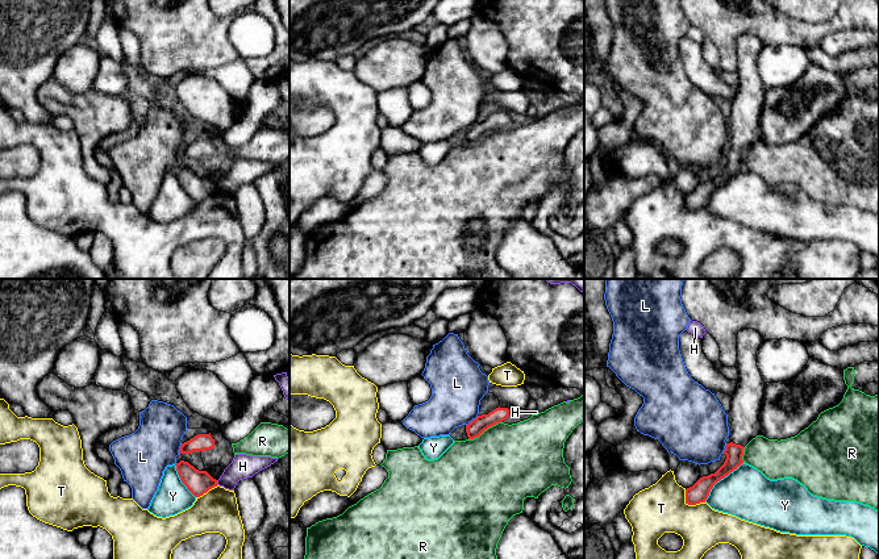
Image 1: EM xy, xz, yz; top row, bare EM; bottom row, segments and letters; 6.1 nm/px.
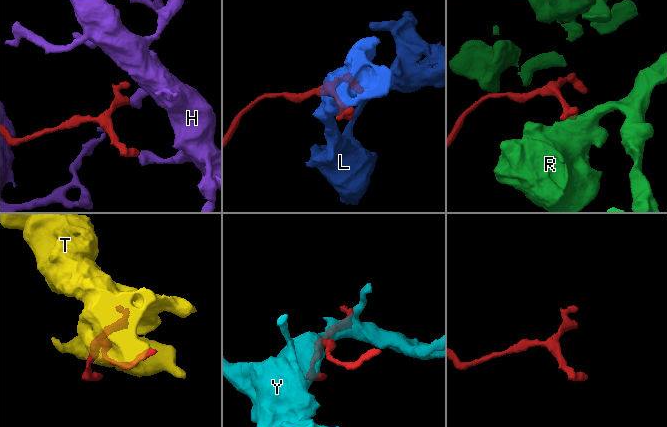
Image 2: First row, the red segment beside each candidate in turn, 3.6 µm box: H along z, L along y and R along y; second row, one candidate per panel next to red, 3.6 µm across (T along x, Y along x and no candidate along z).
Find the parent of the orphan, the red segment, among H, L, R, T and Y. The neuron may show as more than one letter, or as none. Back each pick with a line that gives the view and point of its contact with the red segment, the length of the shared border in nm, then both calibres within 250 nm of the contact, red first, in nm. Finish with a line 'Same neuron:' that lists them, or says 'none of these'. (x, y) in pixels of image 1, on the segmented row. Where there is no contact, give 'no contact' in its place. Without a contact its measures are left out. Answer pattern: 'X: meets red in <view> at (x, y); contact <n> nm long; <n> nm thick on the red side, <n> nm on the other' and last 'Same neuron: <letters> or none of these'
Same neuron: none of these

